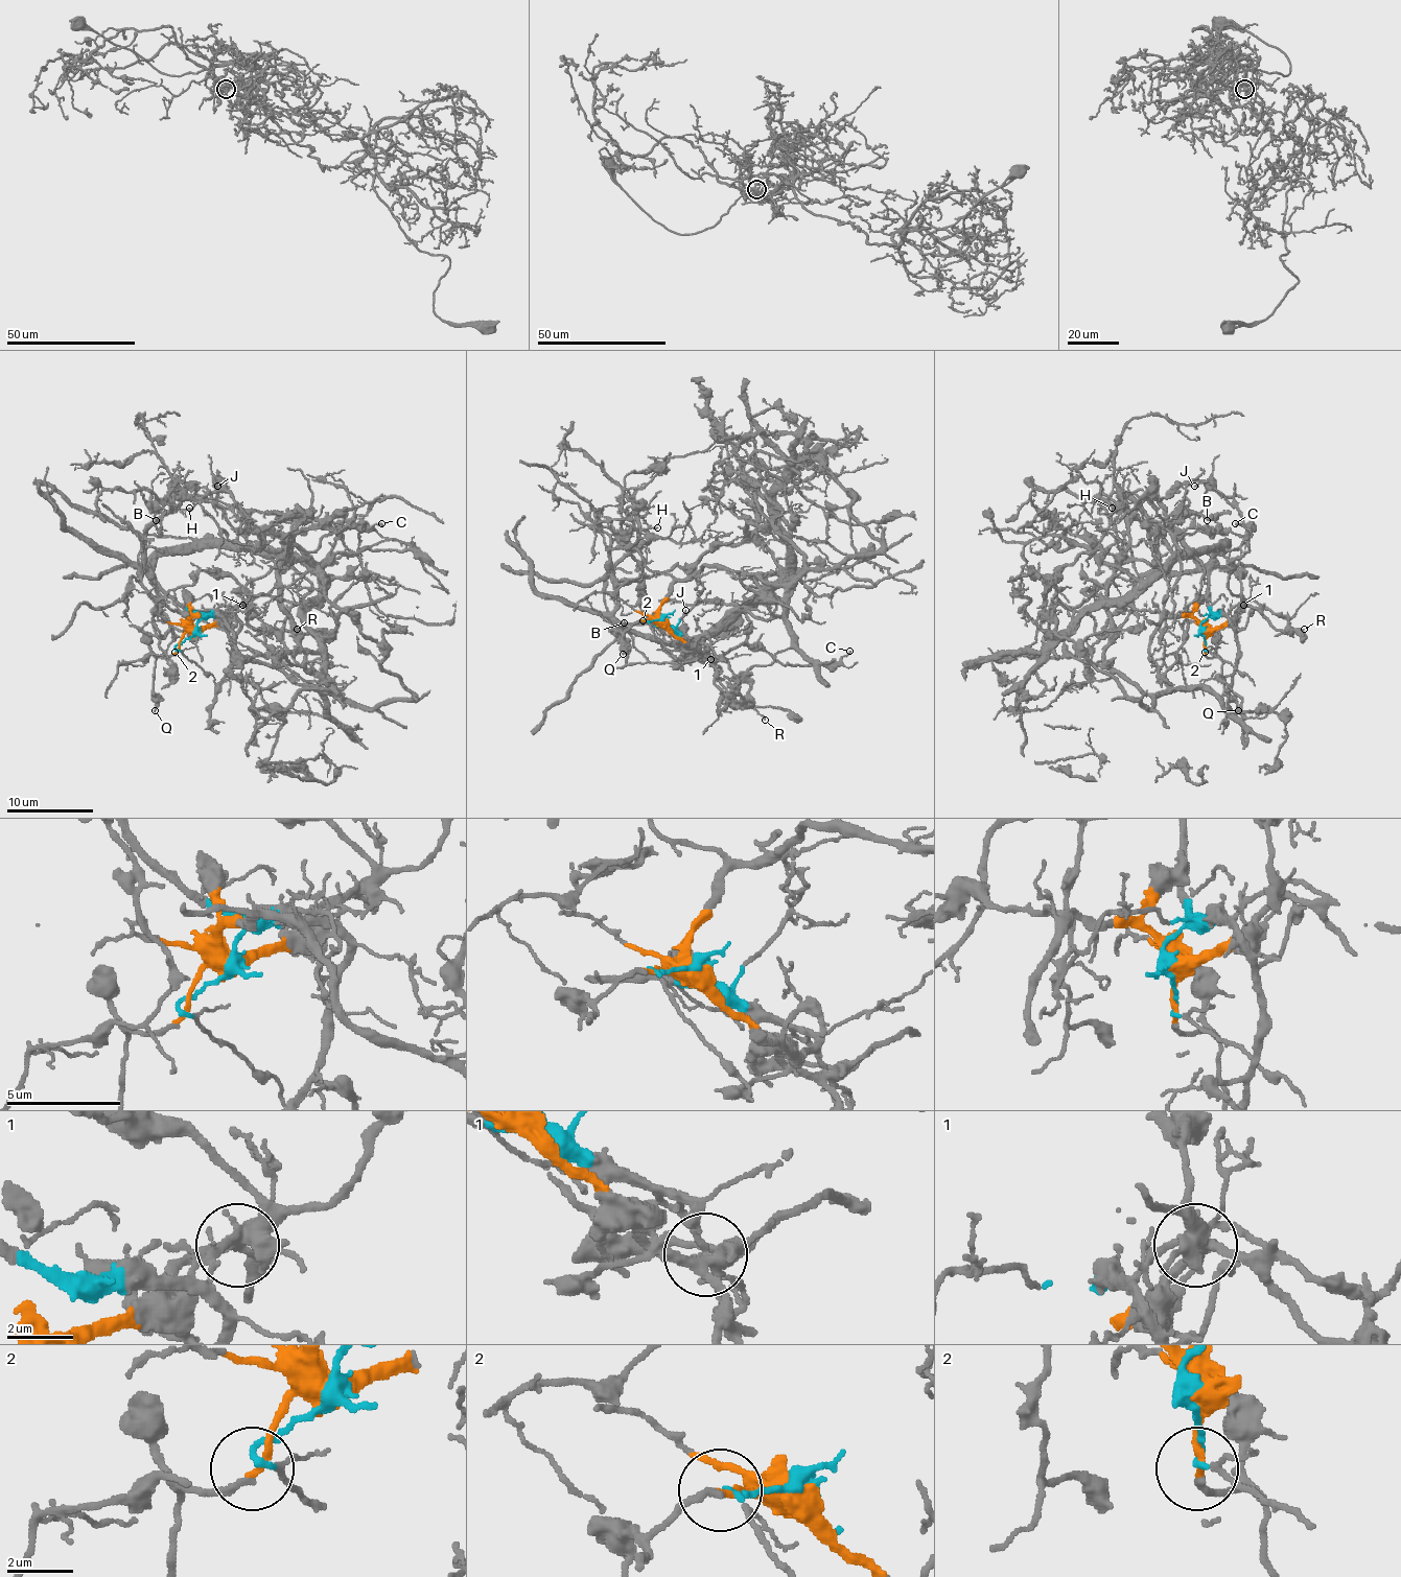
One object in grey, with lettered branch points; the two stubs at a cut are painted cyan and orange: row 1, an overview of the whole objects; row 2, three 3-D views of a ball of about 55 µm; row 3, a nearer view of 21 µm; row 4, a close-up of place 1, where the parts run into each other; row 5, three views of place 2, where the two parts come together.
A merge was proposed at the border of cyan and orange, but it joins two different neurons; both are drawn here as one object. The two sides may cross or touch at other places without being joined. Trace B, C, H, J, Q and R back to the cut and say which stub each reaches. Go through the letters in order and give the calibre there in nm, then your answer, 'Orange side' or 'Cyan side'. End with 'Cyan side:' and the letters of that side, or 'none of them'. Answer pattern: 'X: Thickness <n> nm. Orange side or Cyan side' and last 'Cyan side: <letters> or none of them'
B: Thickness 110 nm. Cyan side
C: Thickness 160 nm. Orange side
H: Thickness 120 nm. Cyan side
J: Thickness 100 nm. Cyan side
Q: Thickness 200 nm. Orange side
R: Thickness 130 nm. Orange side
Cyan side: B, H, J

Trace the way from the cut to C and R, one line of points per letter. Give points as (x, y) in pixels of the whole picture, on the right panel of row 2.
C: (1205, 631), (1217, 631), (1243, 605), (1243, 601), (1228, 587), (1228, 568), (1247, 550), (1250, 528), (1235, 522)
R: (1205, 631), (1217, 631), (1241, 607), (1252, 607), (1276, 629), (1304, 629)

